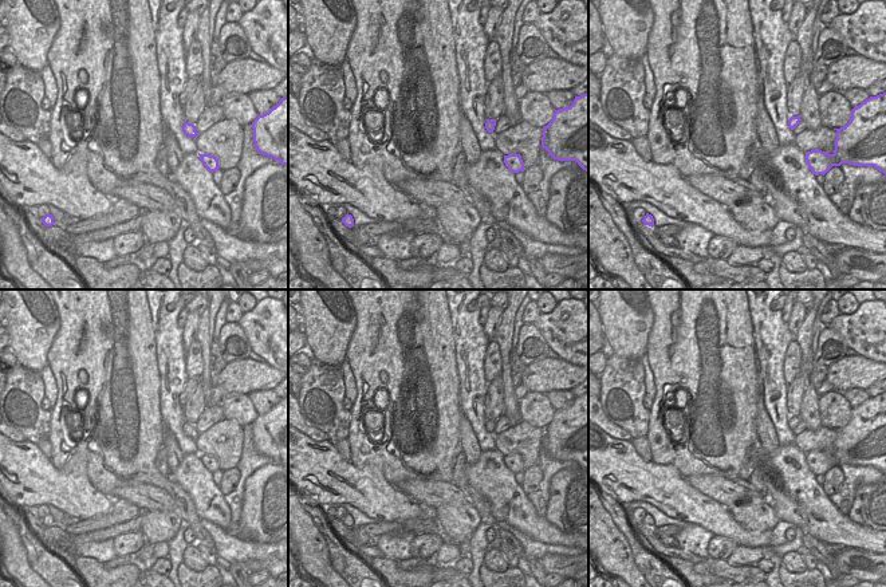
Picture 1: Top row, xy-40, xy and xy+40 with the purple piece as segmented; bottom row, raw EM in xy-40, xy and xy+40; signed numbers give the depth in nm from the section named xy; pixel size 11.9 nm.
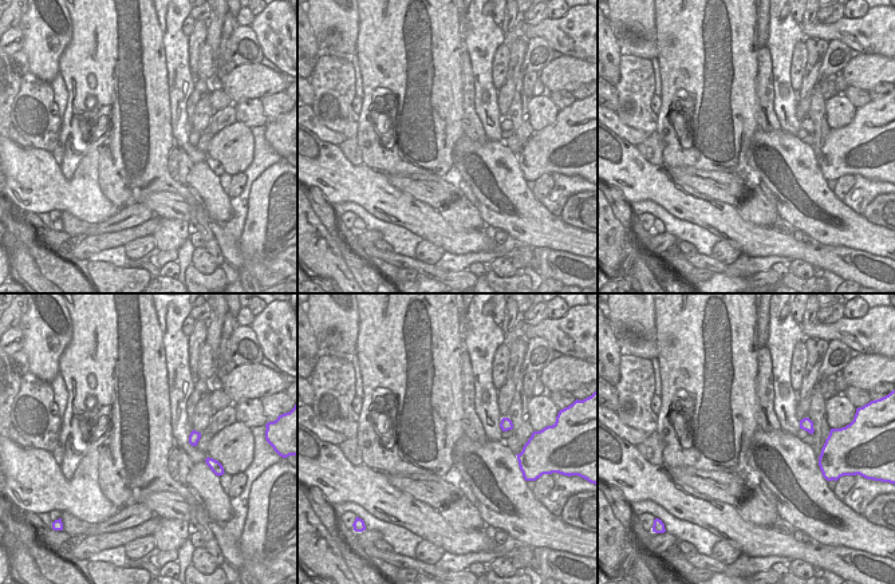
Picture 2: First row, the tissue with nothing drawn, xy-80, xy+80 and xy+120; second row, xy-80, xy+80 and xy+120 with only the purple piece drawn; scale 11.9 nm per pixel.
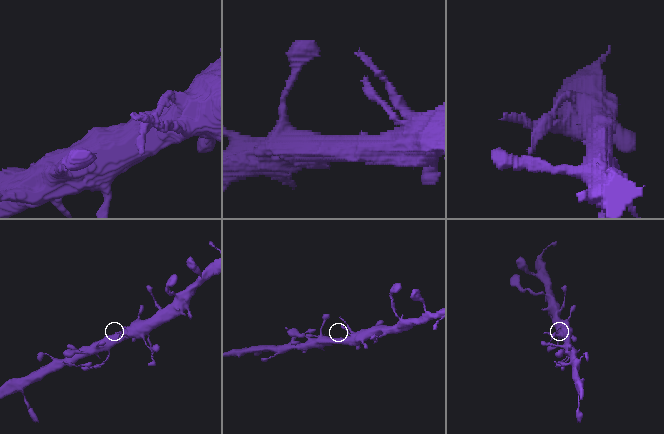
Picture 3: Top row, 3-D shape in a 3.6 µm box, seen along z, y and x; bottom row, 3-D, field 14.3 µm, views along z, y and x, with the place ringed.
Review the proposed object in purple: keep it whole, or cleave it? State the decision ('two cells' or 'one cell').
one cell

